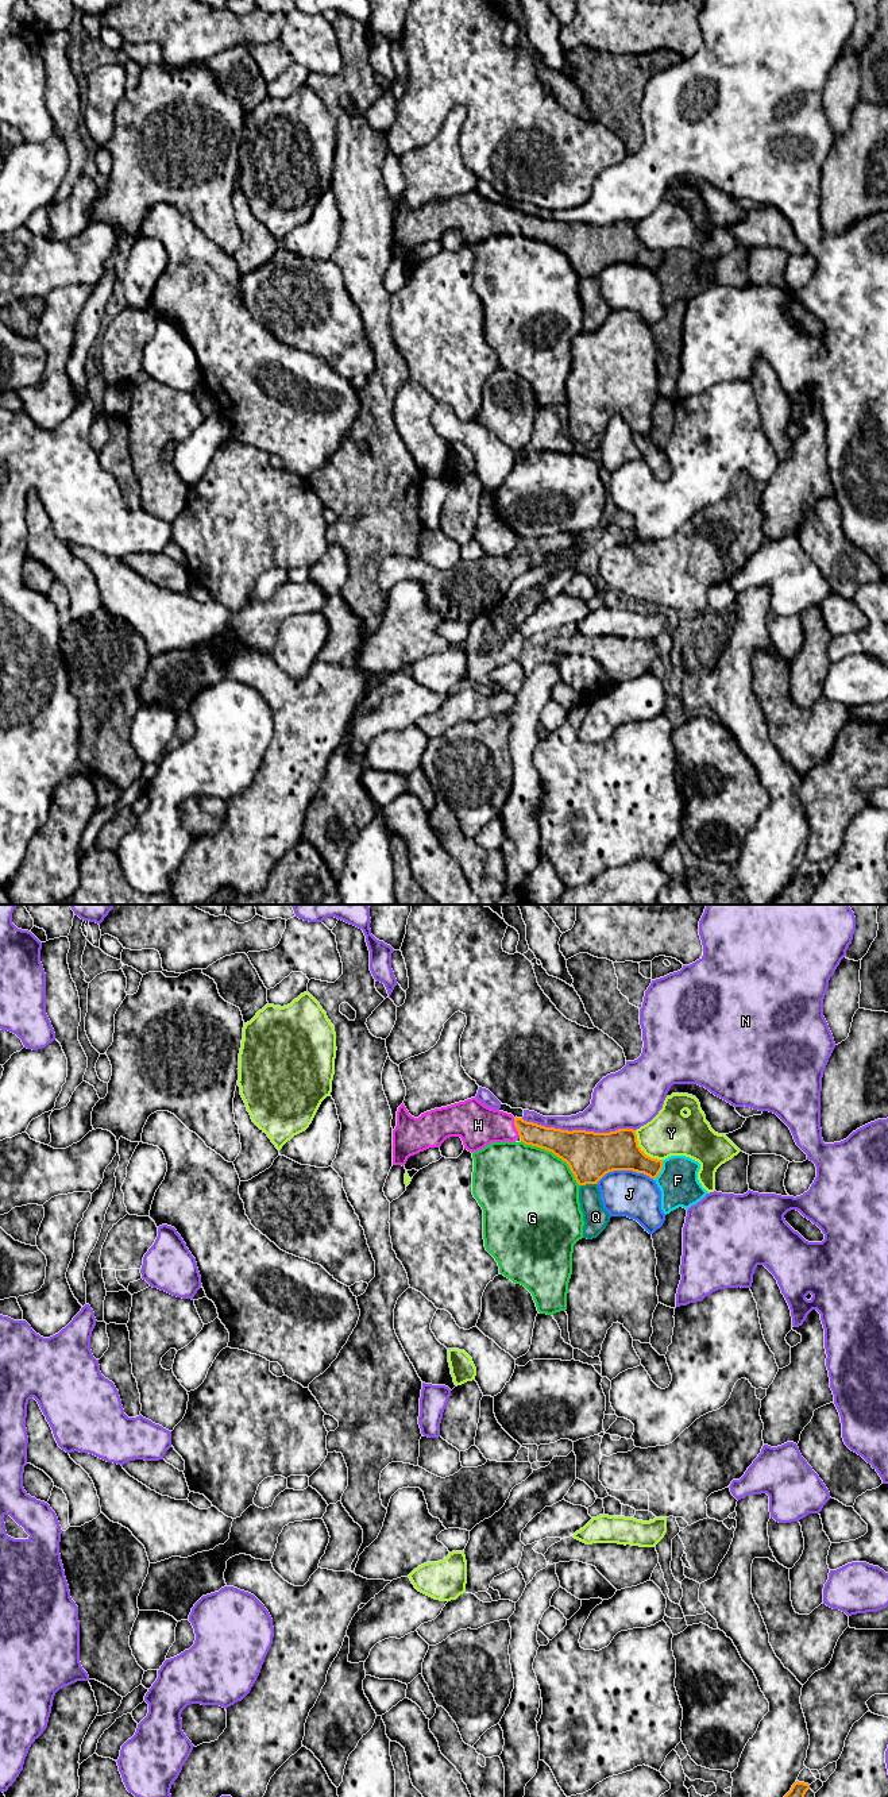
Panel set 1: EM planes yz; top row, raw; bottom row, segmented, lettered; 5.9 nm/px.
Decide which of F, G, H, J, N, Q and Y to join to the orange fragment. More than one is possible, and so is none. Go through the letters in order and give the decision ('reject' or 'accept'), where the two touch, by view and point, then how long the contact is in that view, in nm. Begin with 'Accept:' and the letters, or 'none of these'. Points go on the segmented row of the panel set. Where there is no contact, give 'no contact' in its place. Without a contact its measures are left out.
Accept: H
F: reject; contact yz (661, 1168); length 130 nm
G: reject; contact yz (555, 1155); length 440 nm
H: accept; contact yz (516, 1128); length 120 nm
J: reject; contact yz (625, 1169); length 340 nm
N: reject; contact yz (578, 1130); length 700 nm
Q: reject; contact yz (589, 1183); length 110 nm
Y: reject; contact yz (643, 1150); length 240 nm

